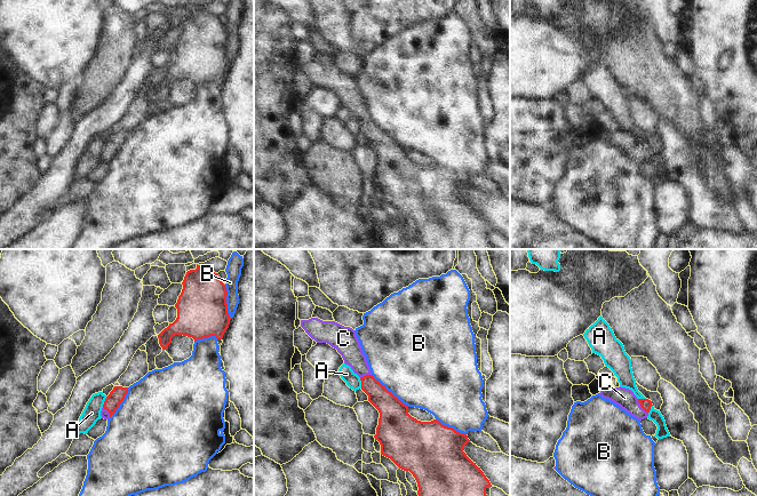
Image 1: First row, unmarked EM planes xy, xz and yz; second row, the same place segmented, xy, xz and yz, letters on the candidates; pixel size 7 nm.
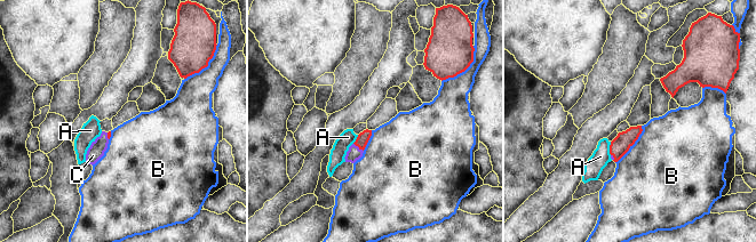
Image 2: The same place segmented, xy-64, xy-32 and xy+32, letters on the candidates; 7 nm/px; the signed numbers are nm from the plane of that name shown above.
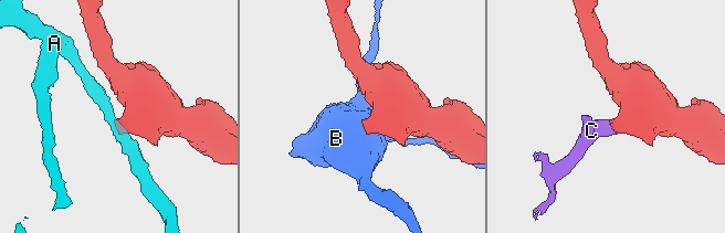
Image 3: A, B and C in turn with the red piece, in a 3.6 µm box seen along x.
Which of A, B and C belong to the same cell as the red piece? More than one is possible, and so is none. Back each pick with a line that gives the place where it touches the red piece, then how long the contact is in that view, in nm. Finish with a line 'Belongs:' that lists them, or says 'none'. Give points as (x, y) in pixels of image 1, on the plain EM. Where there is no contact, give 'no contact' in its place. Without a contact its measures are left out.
C: contact yz (640, 150); length 130 nm
Belongs: C

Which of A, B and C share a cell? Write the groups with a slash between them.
A / B / C

